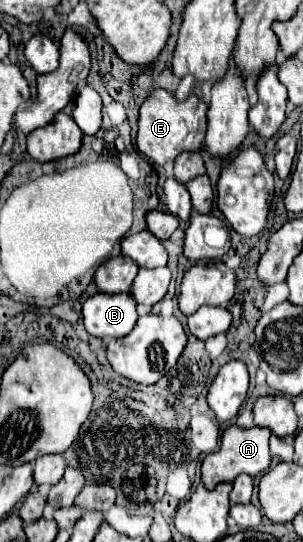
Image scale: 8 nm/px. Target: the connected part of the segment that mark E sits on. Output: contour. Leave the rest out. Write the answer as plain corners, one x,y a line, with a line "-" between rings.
155,89
139,107
139,131
137,147
157,165
173,161
181,151
199,151
207,131
207,105
197,97
189,95
177,101
173,93
165,89

